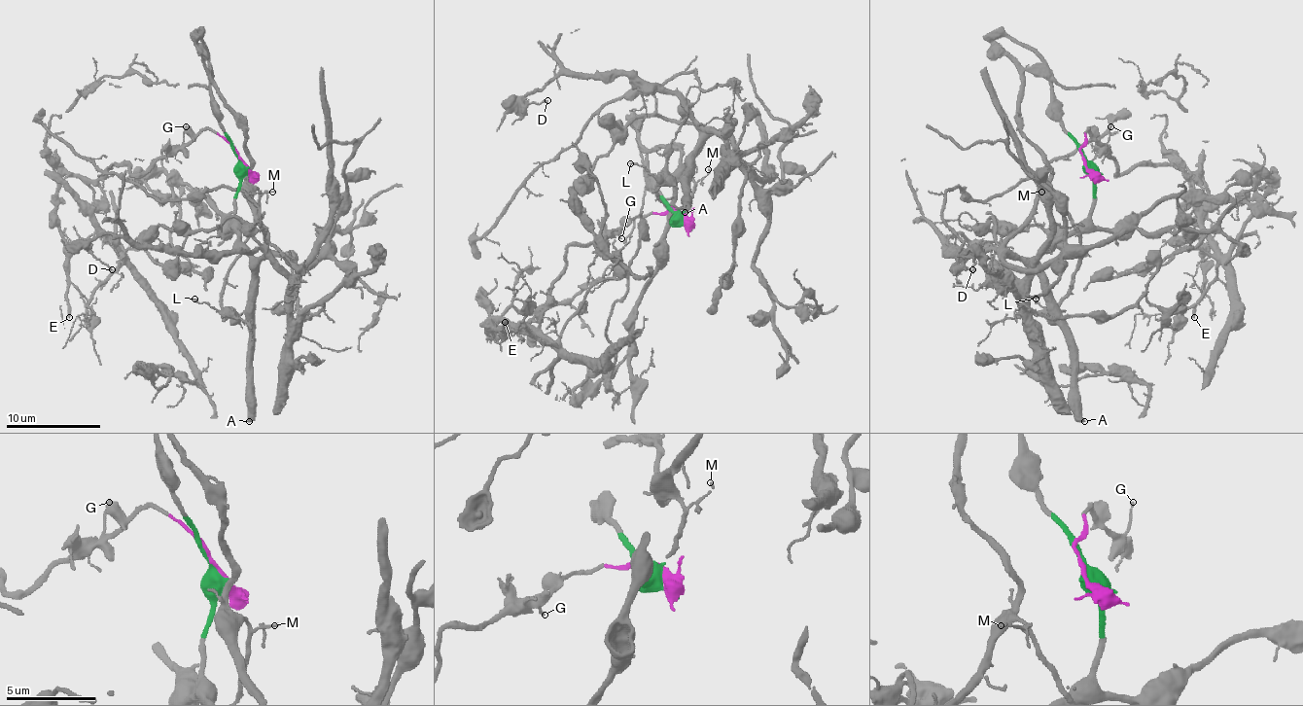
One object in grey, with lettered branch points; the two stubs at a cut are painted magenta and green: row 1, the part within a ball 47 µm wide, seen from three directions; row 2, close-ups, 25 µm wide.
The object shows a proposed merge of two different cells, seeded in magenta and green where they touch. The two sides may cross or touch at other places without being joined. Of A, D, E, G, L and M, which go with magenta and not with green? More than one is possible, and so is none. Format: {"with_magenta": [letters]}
{"with_magenta": ["E", "G"]}

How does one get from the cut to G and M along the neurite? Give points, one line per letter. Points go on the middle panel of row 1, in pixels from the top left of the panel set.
G: (677, 213), (670, 208), (637, 215), (618, 234), (620, 239)
M: (677, 215), (670, 220), (672, 180), (688, 163), (700, 135), (688, 173), (696, 182), (708, 168)

